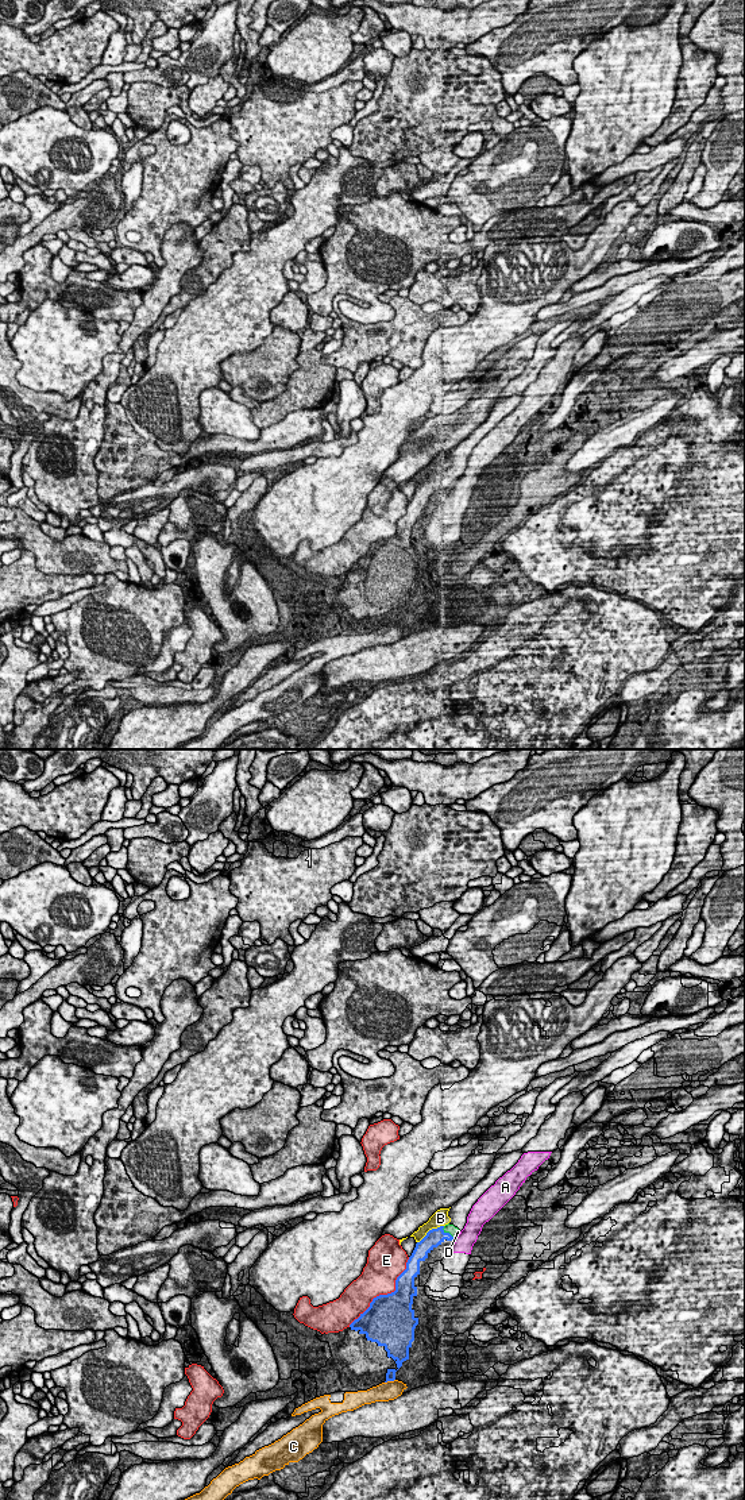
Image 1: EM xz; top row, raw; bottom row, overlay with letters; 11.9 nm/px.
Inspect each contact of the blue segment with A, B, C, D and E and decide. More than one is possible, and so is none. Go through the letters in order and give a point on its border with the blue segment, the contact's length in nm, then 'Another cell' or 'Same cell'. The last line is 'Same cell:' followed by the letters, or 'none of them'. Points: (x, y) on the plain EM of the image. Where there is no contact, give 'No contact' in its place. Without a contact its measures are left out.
A: Touches blue at xz (455, 482). Shared border 80 nm. Another cell
B: Touches blue at xz (429, 474). Shared border 380 nm. Another cell
C: Touches blue at xz (389, 624). Shared border 140 nm. Another cell
D: Touches blue at xz (448, 477). Shared border 220 nm. Same cell
E: Touches blue at xz (388, 538). Shared border 1100 nm. Another cell
Same cell: D

